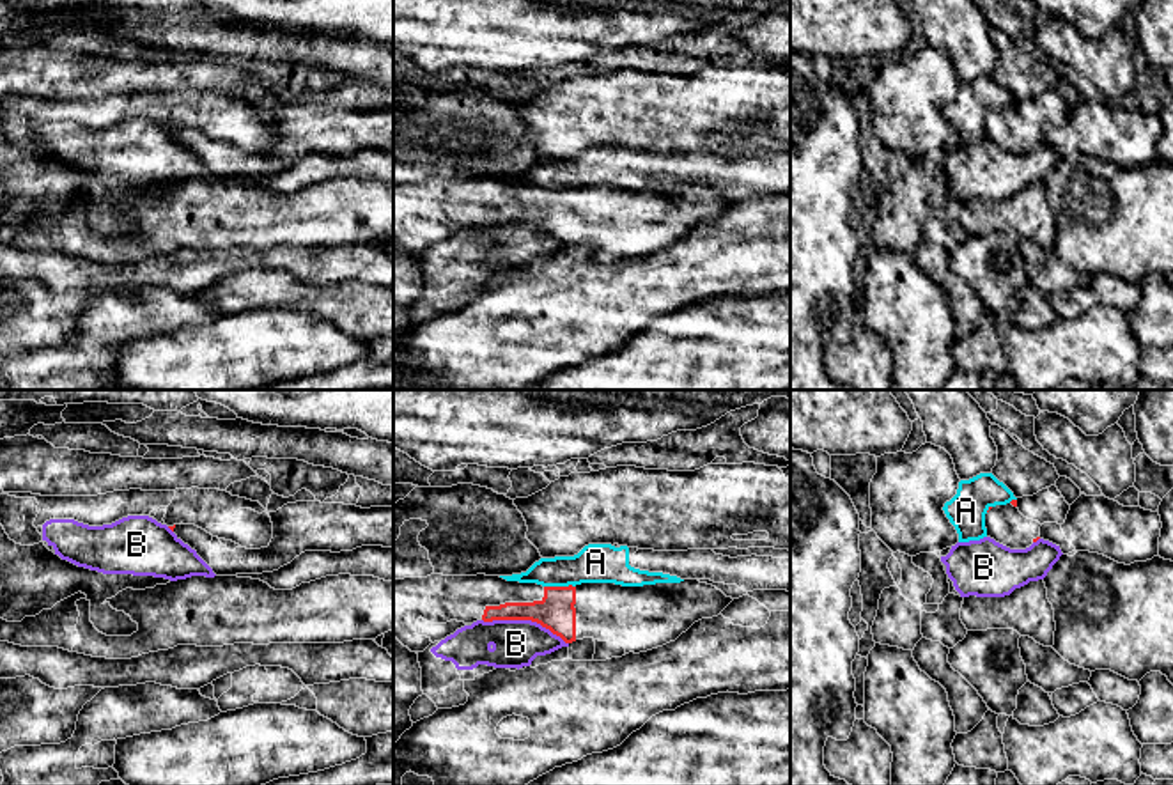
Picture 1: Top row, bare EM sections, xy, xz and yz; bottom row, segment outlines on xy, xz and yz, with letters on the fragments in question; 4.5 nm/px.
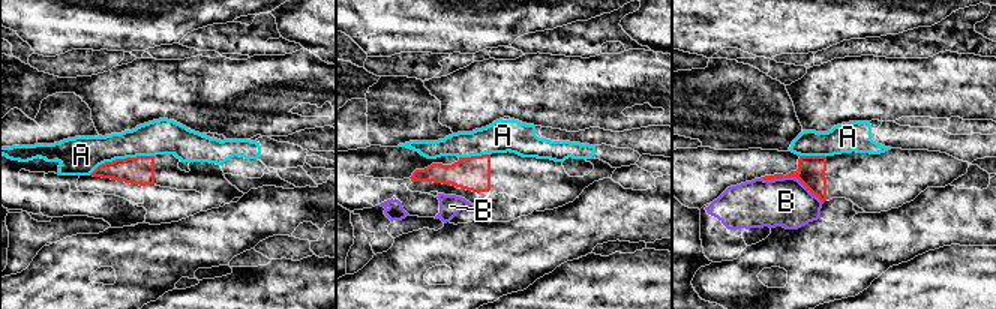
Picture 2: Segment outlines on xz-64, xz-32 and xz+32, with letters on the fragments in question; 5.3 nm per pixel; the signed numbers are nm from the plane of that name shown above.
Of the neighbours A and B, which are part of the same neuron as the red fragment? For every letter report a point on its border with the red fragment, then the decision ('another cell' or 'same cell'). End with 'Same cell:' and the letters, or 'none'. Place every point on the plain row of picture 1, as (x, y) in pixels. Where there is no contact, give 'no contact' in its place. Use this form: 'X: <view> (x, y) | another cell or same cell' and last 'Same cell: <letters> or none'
A: xz (559, 190) | another cell
B: xz (525, 222) | another cell
Same cell: none

